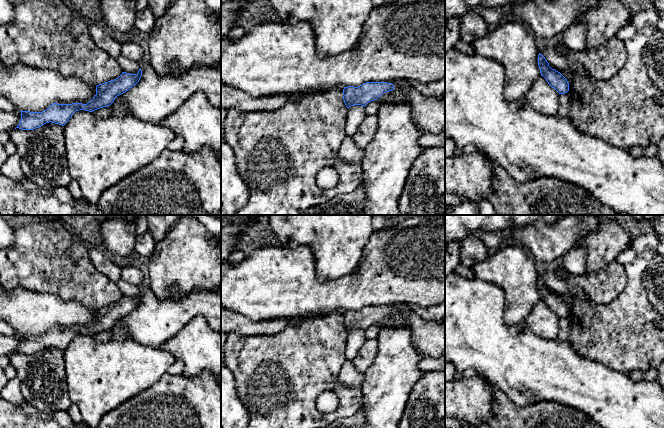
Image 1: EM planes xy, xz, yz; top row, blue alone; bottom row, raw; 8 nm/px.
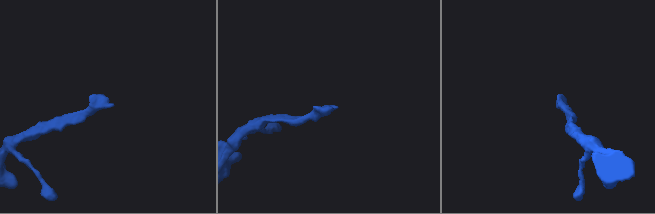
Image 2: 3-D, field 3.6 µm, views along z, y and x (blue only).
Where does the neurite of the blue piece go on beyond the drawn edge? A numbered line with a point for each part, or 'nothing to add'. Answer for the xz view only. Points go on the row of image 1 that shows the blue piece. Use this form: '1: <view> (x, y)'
1: xz (395, 96)

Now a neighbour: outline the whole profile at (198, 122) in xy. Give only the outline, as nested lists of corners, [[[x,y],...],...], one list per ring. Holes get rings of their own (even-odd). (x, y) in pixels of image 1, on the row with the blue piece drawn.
[[[202,92],[188,98],[160,122],[183,139],[183,151],[195,153],[204,146],[221,150],[221,109],[212,105]]]

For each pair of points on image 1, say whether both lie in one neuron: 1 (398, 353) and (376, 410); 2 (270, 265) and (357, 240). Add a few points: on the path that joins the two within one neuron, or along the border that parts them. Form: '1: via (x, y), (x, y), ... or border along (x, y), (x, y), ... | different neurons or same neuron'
1: via (396, 367), (388, 381), (385, 396) | same neuron
2: border along (290, 248), (307, 245), (311, 249), (316, 275) | different neurons

